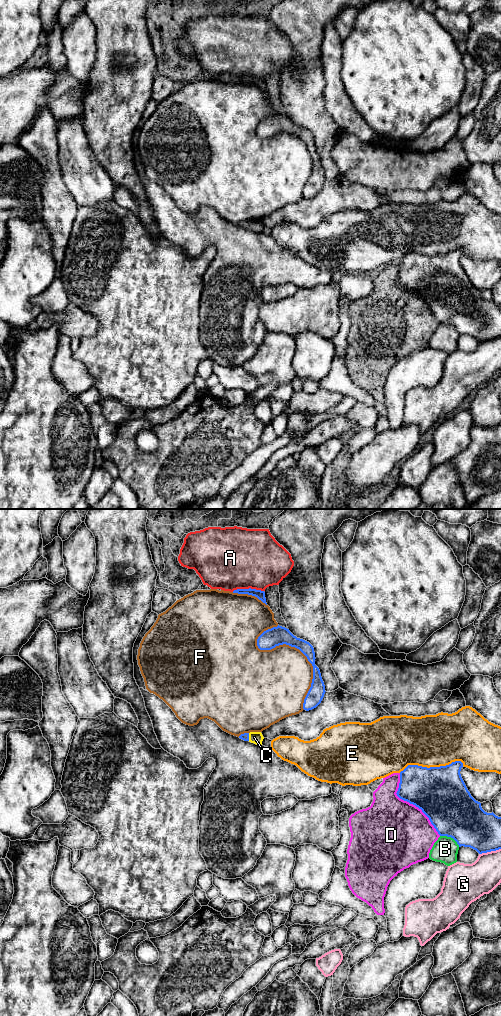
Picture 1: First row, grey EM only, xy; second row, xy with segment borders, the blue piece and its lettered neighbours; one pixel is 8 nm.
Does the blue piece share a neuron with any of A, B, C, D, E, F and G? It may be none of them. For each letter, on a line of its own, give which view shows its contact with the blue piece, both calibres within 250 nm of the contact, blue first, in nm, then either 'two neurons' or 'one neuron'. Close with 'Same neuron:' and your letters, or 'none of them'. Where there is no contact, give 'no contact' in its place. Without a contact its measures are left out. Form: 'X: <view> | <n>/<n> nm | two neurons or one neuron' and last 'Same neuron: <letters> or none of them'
A: xy | 70/480 nm | two neurons
B: xy | 400/200 nm | two neurons
C: xy | 60/100 nm | one neuron
D: xy | 420/480 nm | two neurons
E: xy | 420/420 nm | two neurons
F: xy | 160/460 nm | two neurons
G: xy | 320/280 nm | two neurons
Same neuron: C

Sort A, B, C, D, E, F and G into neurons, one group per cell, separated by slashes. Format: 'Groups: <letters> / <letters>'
Groups: A / B / C / D / E / F / G

